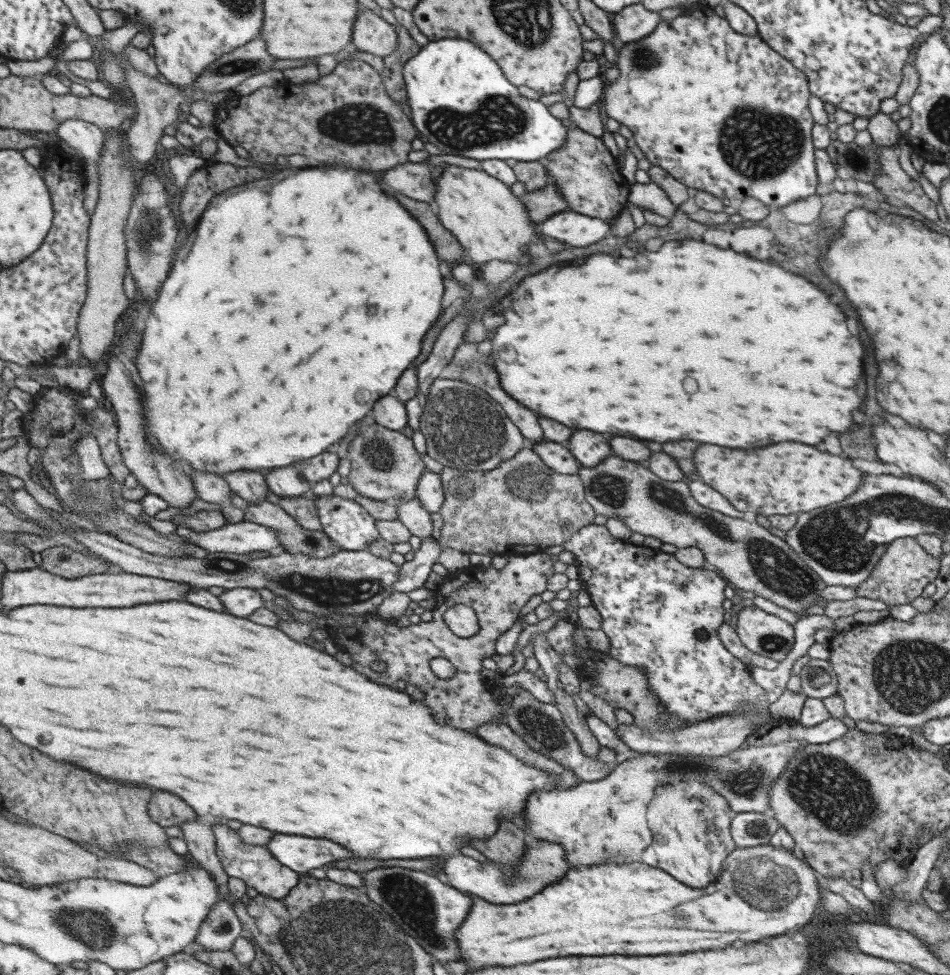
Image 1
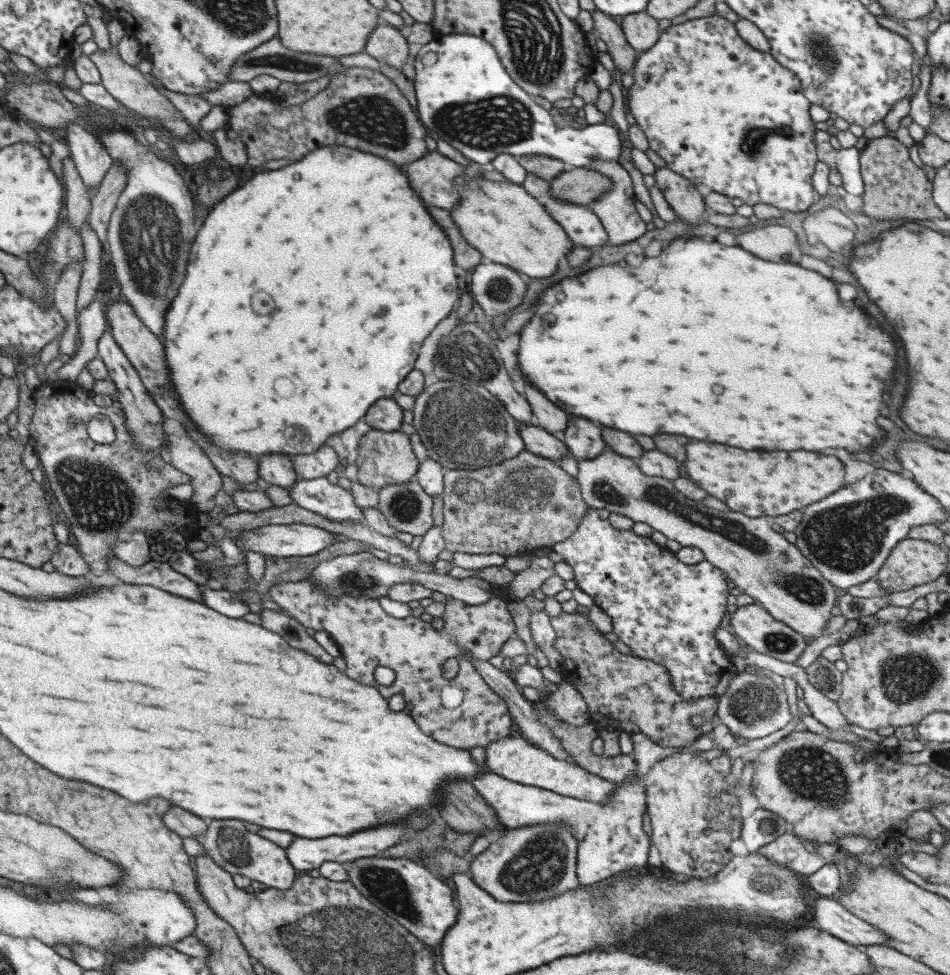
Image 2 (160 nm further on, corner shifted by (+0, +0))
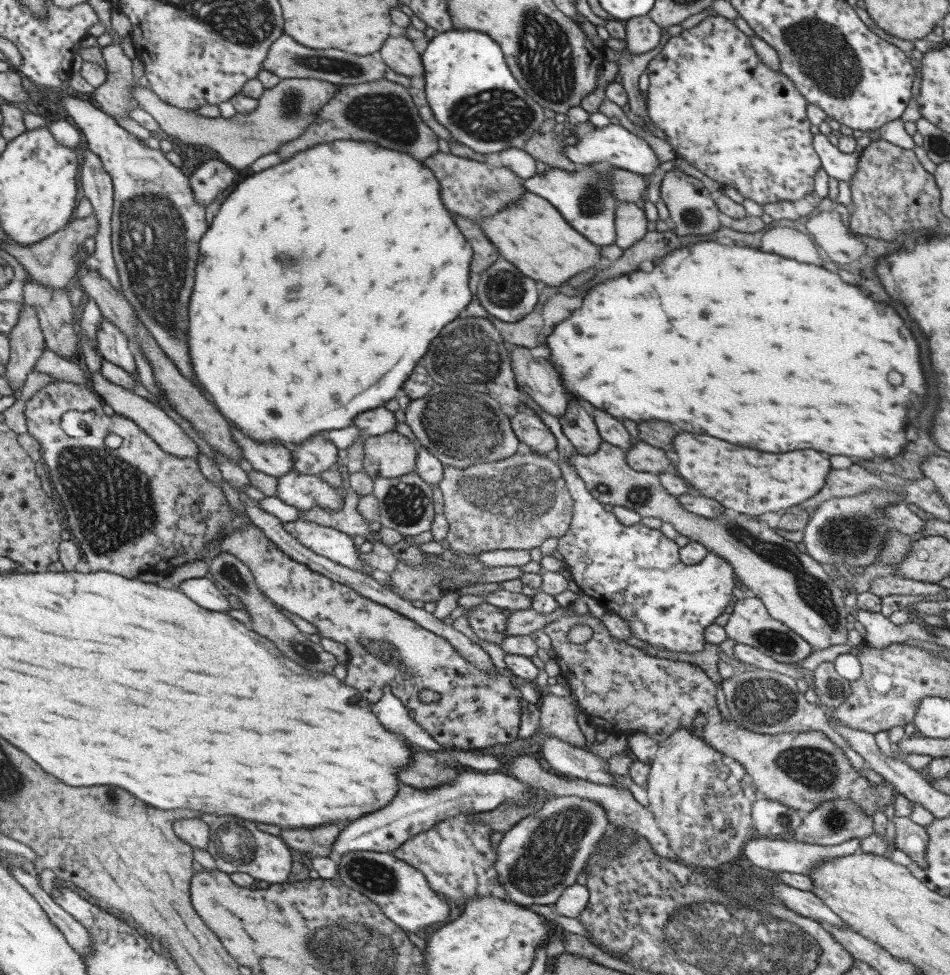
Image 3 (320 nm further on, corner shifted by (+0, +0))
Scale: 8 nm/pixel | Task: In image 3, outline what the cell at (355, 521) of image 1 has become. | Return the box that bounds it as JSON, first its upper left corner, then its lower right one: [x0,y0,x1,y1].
[277,470,346,512]

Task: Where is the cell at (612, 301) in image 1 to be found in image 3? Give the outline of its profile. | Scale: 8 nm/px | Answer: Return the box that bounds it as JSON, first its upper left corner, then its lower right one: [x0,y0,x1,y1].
[545,242,927,460]

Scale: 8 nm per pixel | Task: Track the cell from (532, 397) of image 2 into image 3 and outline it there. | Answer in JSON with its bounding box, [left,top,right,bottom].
[510,346,567,418]

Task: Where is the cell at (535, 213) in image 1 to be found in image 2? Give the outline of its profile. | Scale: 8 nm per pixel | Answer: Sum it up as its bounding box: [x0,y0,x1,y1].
[546,167,612,206]

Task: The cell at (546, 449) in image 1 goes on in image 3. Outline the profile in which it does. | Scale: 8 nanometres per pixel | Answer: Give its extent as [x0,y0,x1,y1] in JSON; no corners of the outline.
[508,403,556,456]

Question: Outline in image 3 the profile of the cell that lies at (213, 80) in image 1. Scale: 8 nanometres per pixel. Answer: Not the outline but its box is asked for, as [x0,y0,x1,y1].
[262,34,387,84]

